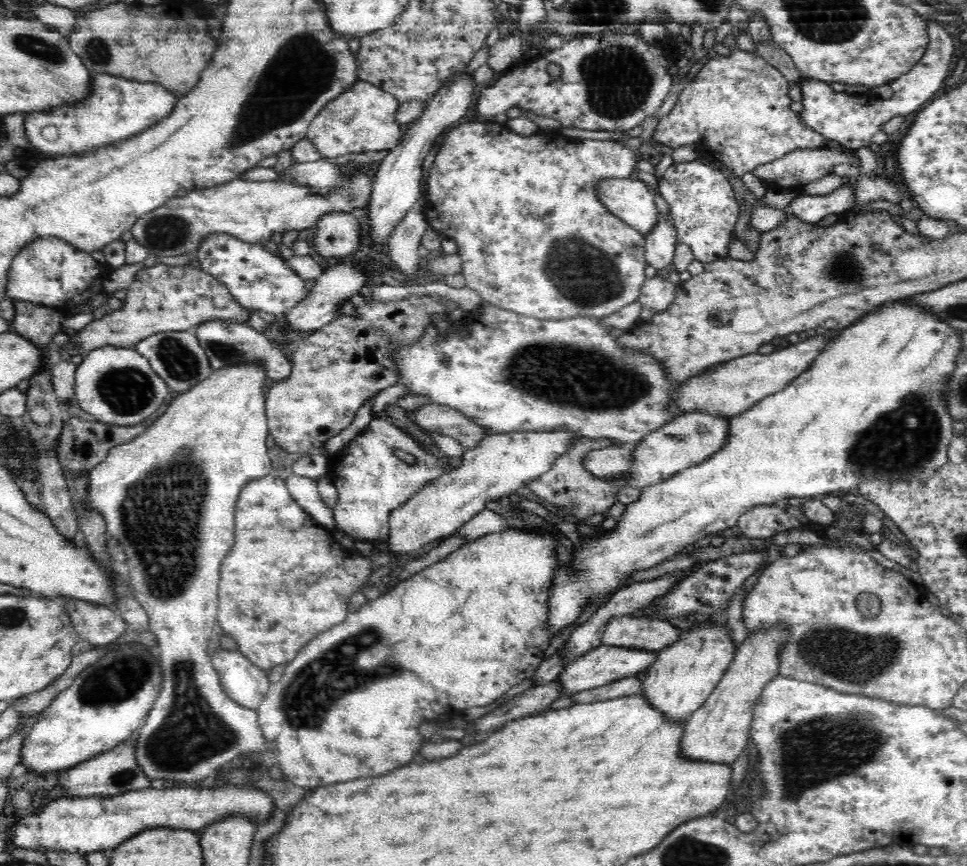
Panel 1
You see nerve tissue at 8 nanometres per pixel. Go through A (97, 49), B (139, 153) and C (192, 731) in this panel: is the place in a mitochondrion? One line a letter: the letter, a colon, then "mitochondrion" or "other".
A: mitochondrion
B: other
C: mitochondrion

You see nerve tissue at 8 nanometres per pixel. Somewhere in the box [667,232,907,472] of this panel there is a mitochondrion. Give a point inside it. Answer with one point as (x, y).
(840, 268)

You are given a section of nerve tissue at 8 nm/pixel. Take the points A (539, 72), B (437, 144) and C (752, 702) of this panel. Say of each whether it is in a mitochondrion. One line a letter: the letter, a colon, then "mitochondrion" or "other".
A: other
B: other
C: other

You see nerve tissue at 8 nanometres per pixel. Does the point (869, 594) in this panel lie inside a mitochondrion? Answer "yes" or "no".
yes

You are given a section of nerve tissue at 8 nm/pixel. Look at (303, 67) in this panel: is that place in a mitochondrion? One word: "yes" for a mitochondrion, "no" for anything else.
yes

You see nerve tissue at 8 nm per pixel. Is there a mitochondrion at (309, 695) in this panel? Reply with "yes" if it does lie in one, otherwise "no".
yes

